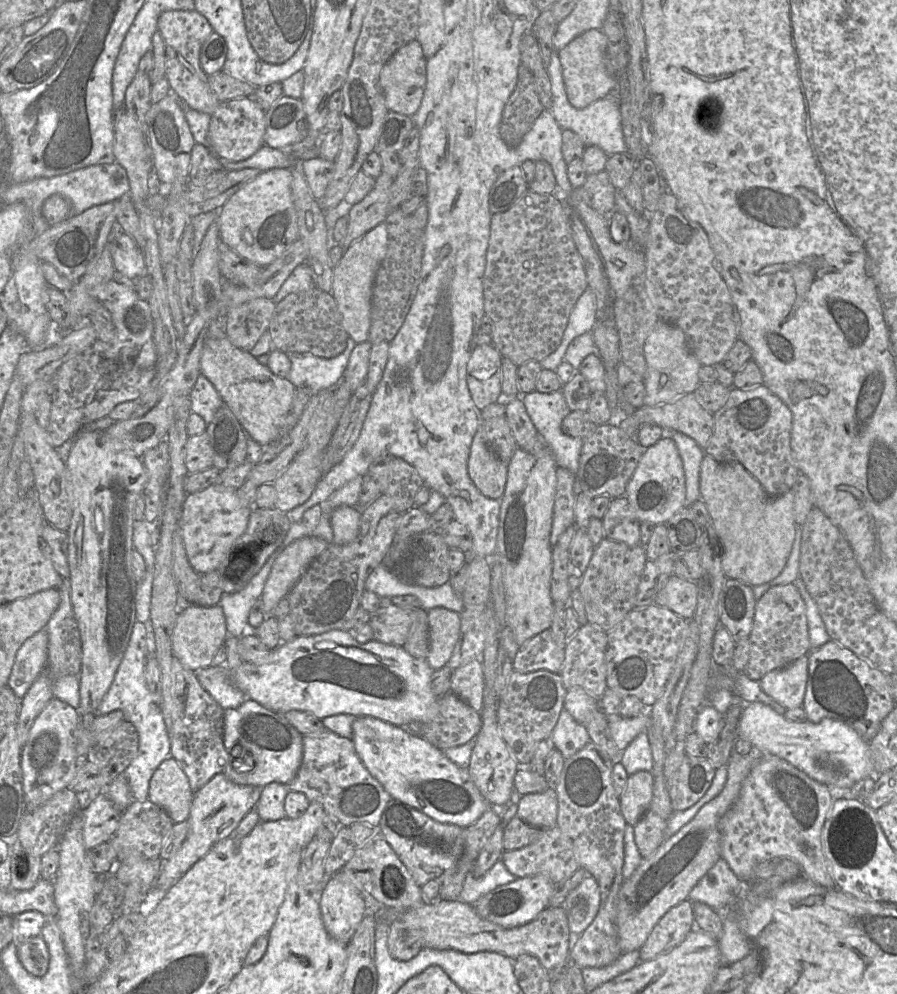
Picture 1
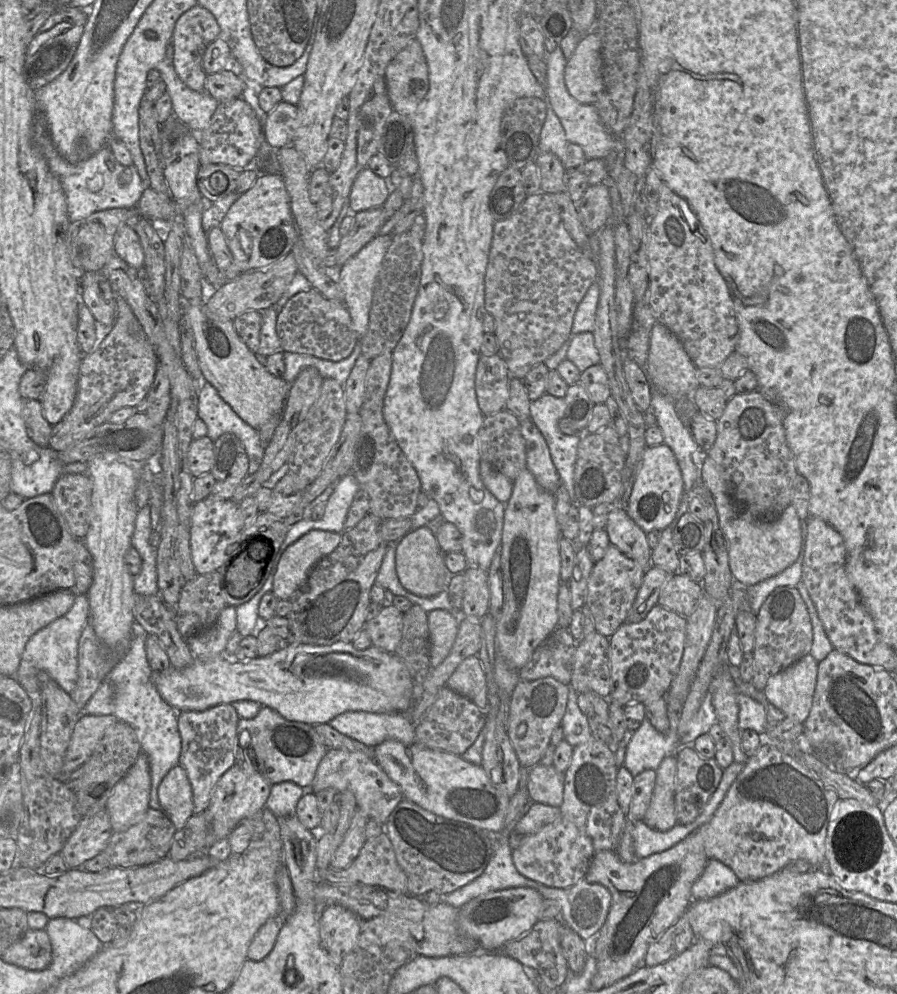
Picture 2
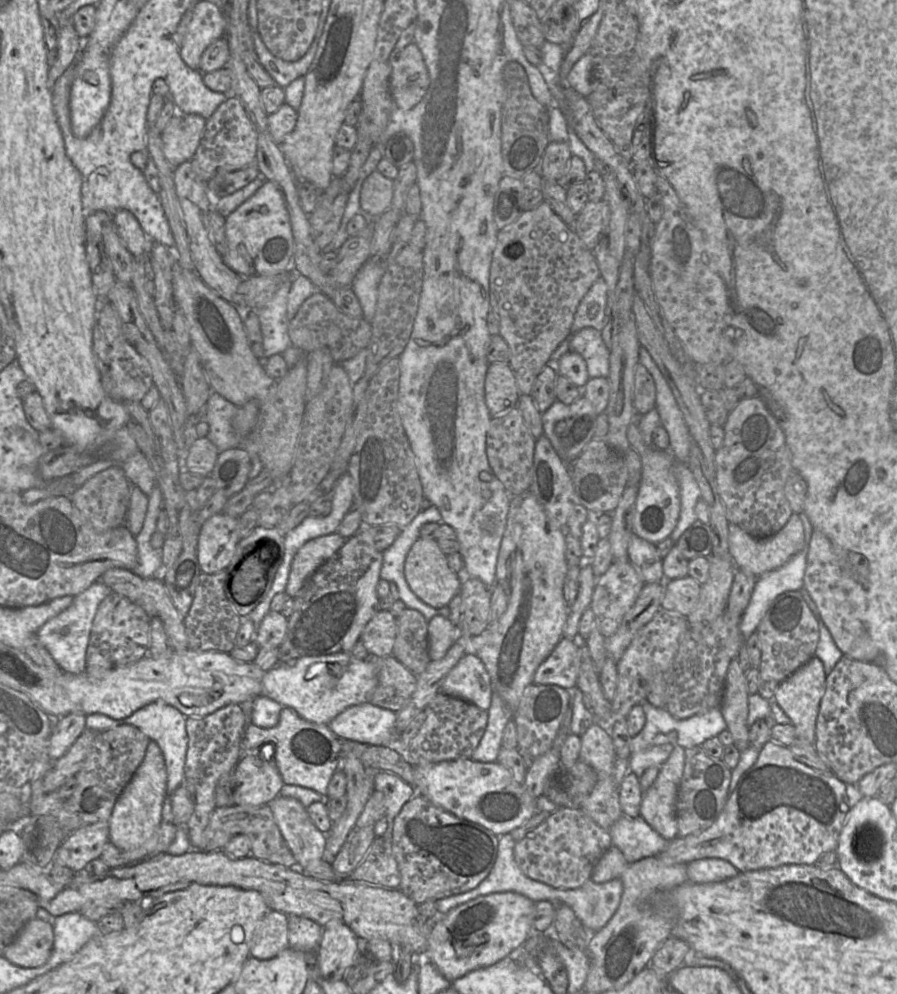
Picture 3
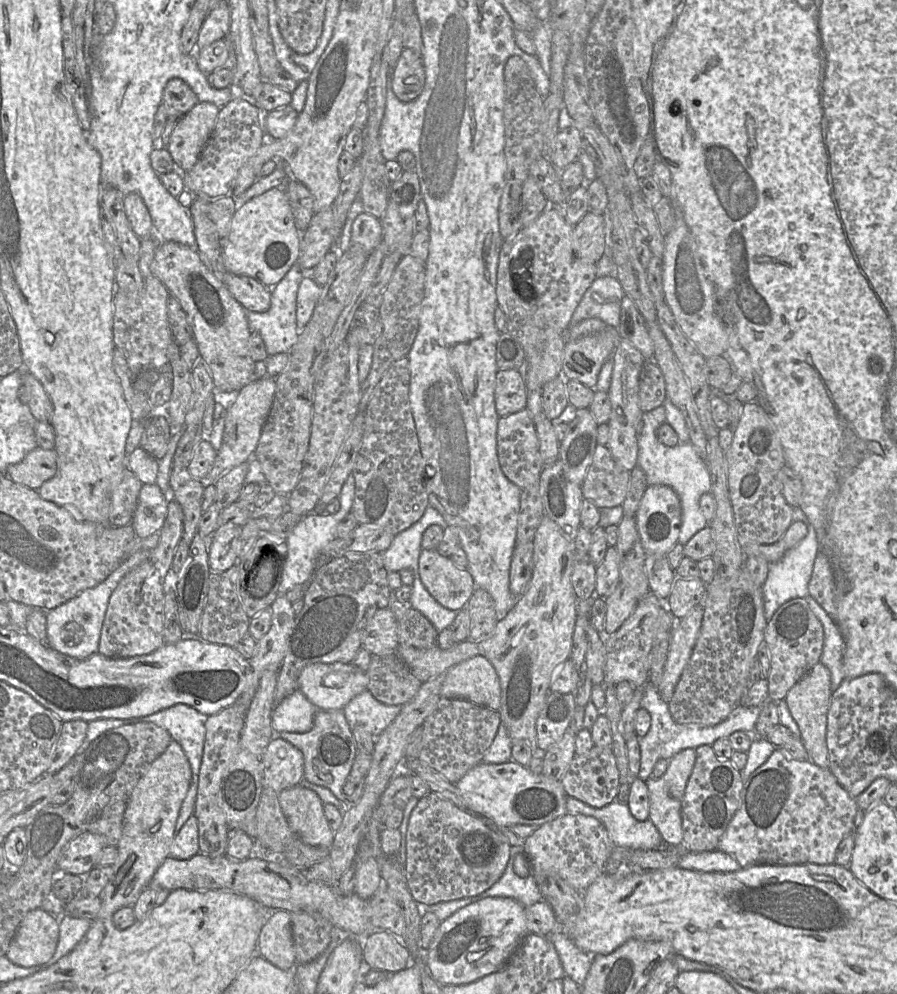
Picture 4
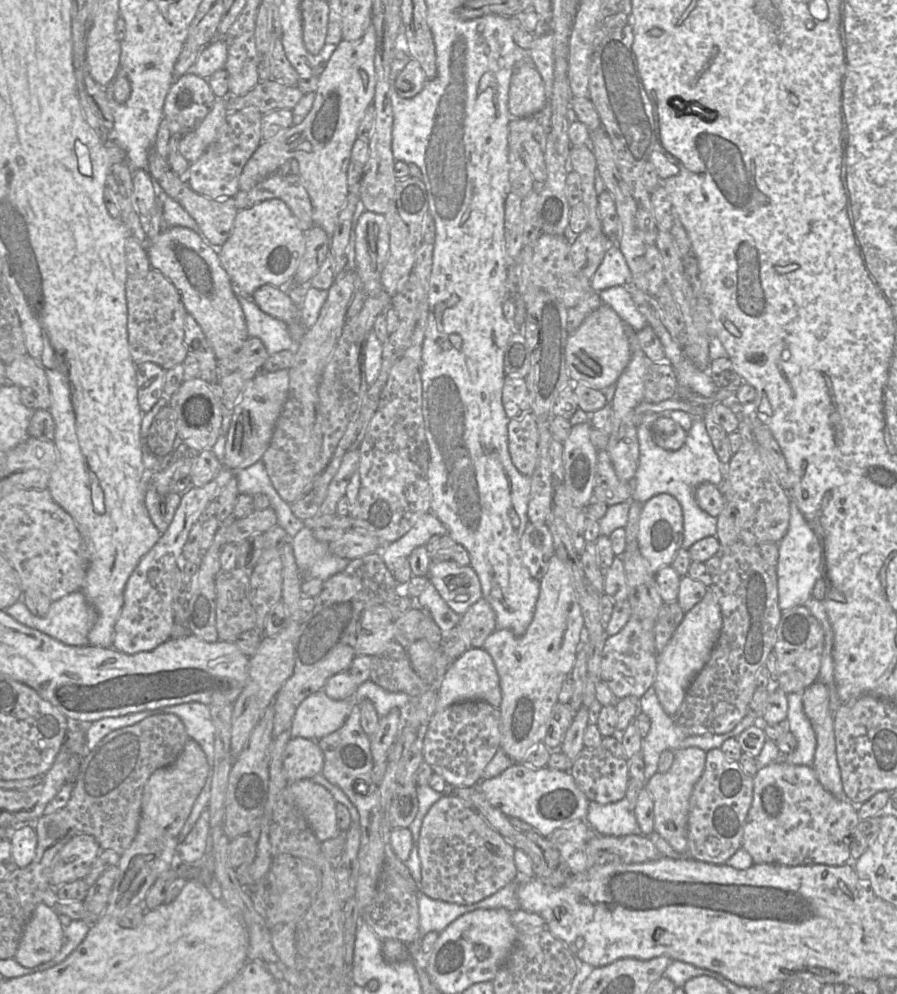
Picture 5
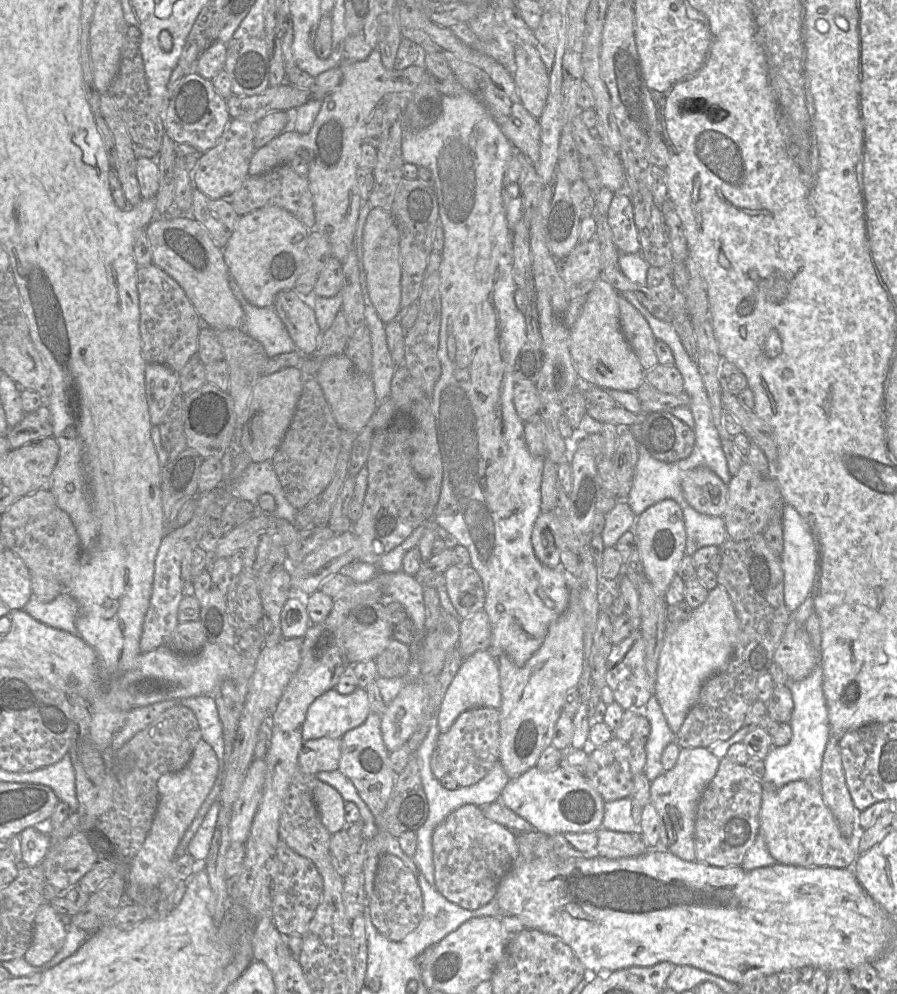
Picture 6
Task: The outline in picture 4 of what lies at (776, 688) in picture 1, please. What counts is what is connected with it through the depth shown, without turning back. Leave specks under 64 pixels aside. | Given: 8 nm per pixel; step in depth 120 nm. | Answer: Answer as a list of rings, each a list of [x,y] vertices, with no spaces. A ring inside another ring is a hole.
[[[821,662],[796,683],[785,697],[791,716],[799,727],[801,740],[808,752],[809,760],[823,769],[829,769],[826,732],[831,697],[830,672]]]

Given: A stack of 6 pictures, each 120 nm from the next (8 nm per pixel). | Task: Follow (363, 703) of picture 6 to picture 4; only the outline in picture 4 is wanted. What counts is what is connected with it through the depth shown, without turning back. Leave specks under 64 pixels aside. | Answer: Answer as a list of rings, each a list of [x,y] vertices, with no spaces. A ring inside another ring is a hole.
[[[296,690],[275,706],[272,713],[272,727],[275,732],[308,732],[313,727],[314,715],[318,710],[301,691]]]

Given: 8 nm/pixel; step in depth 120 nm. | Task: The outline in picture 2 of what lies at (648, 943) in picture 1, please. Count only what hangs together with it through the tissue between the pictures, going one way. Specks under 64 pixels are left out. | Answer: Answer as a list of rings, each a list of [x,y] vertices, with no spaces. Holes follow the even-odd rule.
[[[686,913],[647,949],[643,964],[656,966],[678,956],[696,940]]]

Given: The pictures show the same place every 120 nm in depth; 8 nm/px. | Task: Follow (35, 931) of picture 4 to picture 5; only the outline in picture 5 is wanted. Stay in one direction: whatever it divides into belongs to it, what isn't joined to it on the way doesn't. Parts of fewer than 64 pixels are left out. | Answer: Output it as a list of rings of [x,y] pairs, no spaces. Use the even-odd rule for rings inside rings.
[[[41,902],[25,925],[14,959],[23,967],[34,968],[52,960],[63,944],[59,914]]]

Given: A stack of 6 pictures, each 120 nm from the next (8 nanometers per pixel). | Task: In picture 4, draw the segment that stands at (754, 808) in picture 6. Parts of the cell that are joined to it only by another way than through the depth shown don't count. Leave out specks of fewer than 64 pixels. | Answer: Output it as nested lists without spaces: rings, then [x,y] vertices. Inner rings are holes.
[[[701,745],[695,752],[695,764],[682,799],[683,843],[690,852],[714,851],[740,806],[744,780],[730,759],[720,760],[711,745]]]

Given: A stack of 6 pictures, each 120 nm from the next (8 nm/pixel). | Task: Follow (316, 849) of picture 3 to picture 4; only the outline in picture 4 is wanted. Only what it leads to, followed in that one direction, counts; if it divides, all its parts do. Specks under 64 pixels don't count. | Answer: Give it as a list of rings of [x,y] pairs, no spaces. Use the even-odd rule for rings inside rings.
[[[296,785],[278,793],[278,799],[291,830],[303,843],[330,848],[335,832],[325,817],[324,803],[314,791]]]

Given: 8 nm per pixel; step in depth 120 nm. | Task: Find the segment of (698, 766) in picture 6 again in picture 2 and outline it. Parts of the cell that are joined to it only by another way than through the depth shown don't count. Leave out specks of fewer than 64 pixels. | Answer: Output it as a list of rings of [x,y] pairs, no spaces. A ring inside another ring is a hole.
[[[675,754],[666,756],[655,771],[655,786],[643,821],[655,830],[667,831],[676,825],[674,793],[677,759]]]

